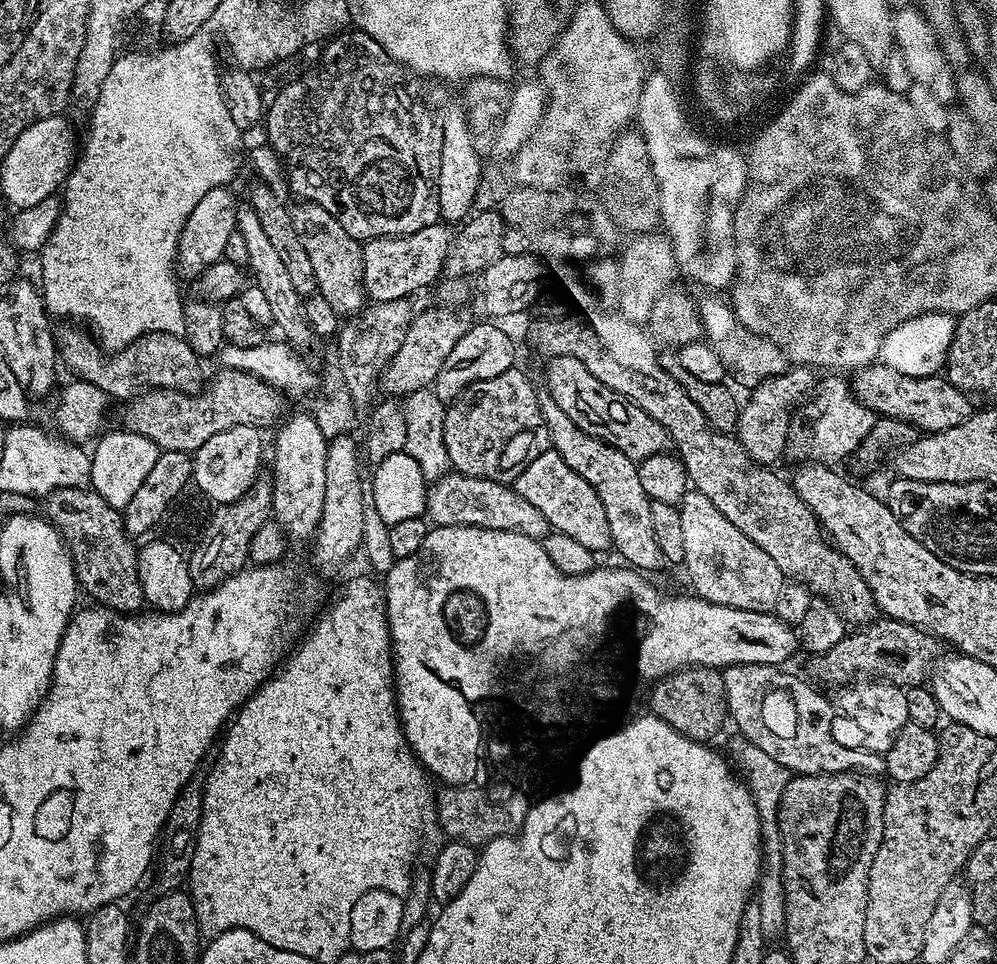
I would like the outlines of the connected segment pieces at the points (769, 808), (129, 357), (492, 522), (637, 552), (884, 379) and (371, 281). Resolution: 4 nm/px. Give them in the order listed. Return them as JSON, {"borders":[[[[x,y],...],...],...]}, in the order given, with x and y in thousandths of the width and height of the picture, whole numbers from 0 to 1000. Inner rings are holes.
{"borders":[[[[738,761],[735,765],[734,780],[732,779],[733,791],[740,798],[746,812],[754,821],[754,827],[764,852],[764,913],[766,917],[778,919],[783,916],[784,901],[786,899],[782,858],[778,852],[778,845],[782,839],[784,820],[788,820],[792,802],[788,795],[784,795],[784,790],[776,790],[776,786],[772,786],[772,782],[760,778],[760,774],[756,774],[756,770],[752,770],[747,763]]],[[[68,339],[72,340],[58,349],[58,369],[63,381],[65,378],[72,385],[73,391],[98,400],[113,416],[127,417],[150,402],[170,402],[176,407],[193,409],[202,401],[202,370],[198,369],[184,348],[151,344],[108,371],[112,373],[104,373],[105,366],[87,343],[79,344],[76,341],[79,339]]],[[[456,488],[431,502],[427,535],[437,546],[479,546],[491,550],[512,550],[541,561],[545,561],[552,551],[548,537],[544,537],[544,532],[533,521],[528,521],[528,517],[524,517],[517,505],[501,502],[498,498],[475,496]]],[[[546,409],[541,412],[544,434],[550,443],[550,454],[553,468],[559,469],[576,488],[576,492],[584,492],[592,504],[596,504],[596,512],[600,512],[605,528],[608,529],[608,543],[612,548],[614,568],[623,577],[627,586],[639,591],[658,589],[667,584],[664,571],[660,571],[660,562],[656,558],[656,546],[652,543],[652,525],[647,508],[644,508],[639,478],[628,475],[624,467],[612,463],[595,452],[589,452],[584,445],[578,444],[572,434],[556,413]]],[[[880,376],[862,383],[856,390],[859,391],[854,391],[853,401],[860,417],[868,419],[880,433],[895,432],[899,436],[911,436],[927,450],[953,446],[953,442],[969,438],[969,434],[977,426],[977,420],[971,416],[974,415],[972,408],[961,405],[961,400],[957,400],[943,388],[910,390]]],[[[438,230],[406,245],[384,245],[378,249],[370,249],[364,254],[363,288],[368,310],[373,313],[391,313],[413,309],[416,303],[429,299],[437,289],[442,289],[447,272],[447,261],[451,259],[455,241],[448,231]]]]}

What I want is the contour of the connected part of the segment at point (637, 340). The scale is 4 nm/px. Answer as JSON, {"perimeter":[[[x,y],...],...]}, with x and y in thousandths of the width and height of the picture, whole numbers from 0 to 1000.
{"perimeter":[[[610,322],[599,323],[590,324],[587,328],[571,326],[562,332],[539,331],[539,336],[534,340],[534,353],[538,356],[539,363],[546,371],[580,371],[580,376],[584,376],[584,380],[588,380],[588,384],[592,384],[592,388],[600,392],[600,396],[612,400],[612,405],[624,409],[633,419],[656,434],[656,438],[660,438],[660,442],[670,448],[673,464],[678,464],[677,472],[686,481],[693,505],[708,512],[708,517],[712,517],[712,521],[716,521],[716,525],[720,525],[720,529],[724,529],[724,533],[732,537],[732,541],[736,541],[736,546],[740,546],[740,550],[744,550],[744,554],[748,554],[748,558],[752,558],[756,566],[764,566],[764,571],[768,571],[768,575],[776,579],[786,599],[807,606],[811,614],[831,622],[852,648],[870,649],[880,642],[881,632],[873,616],[873,608],[869,608],[857,583],[853,583],[853,579],[846,577],[838,564],[827,559],[817,533],[804,521],[797,505],[791,499],[789,502],[780,491],[774,490],[778,488],[773,484],[755,481],[737,451],[719,448],[711,442],[708,429],[700,425],[700,421],[692,414],[692,409],[688,409],[688,405],[684,405],[684,400],[680,400],[680,396],[676,396],[676,392],[672,392],[672,388],[664,384],[659,358],[643,337],[632,334],[621,326],[613,328],[614,324]]]}

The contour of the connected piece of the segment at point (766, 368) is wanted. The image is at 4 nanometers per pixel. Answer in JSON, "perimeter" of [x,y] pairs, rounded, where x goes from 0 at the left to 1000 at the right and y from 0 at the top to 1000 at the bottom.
{"perimeter":[[[706,305],[706,308],[701,308],[700,314],[706,339],[705,352],[712,359],[712,363],[720,367],[720,376],[724,376],[729,393],[735,399],[743,398],[746,405],[753,405],[768,396],[768,392],[776,392],[790,385],[792,374],[788,367],[784,367],[784,363],[780,363],[780,359],[776,359],[772,351],[764,351],[764,346],[756,346],[756,342],[744,338],[733,314],[722,307],[725,306]]]}

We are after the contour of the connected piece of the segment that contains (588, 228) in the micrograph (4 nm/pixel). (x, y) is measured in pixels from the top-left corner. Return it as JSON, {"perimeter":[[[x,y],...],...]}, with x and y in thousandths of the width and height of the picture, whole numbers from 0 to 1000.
{"perimeter":[[[519,193],[512,201],[512,205],[508,205],[508,210],[502,213],[499,219],[506,228],[506,259],[512,265],[534,265],[550,272],[553,272],[552,270],[595,272],[613,267],[623,252],[623,242],[612,222],[602,213],[601,206],[582,197],[549,199],[543,195]]]}

